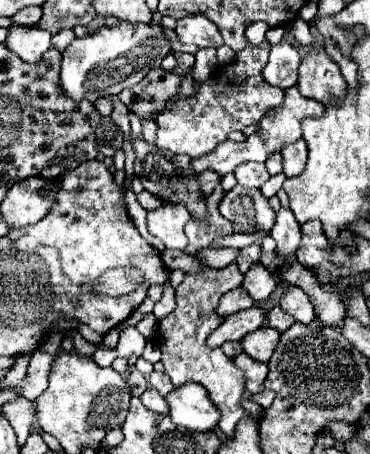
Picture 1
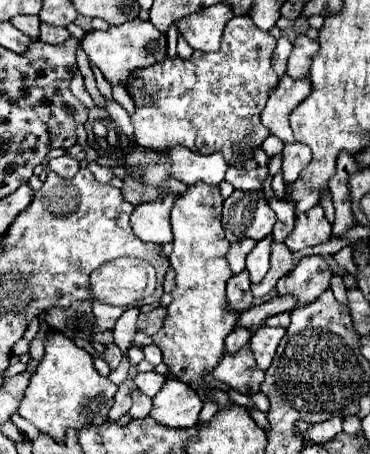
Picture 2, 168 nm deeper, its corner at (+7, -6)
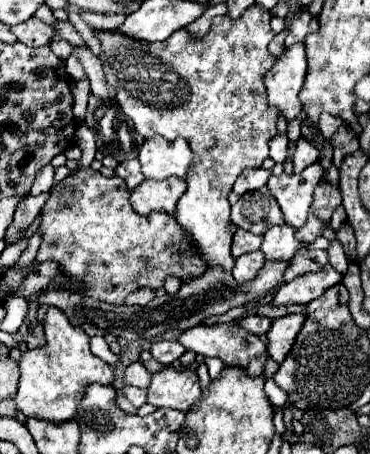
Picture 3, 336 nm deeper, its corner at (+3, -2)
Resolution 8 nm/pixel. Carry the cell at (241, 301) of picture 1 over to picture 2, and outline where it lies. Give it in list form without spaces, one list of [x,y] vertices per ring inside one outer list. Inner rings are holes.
[[[243,270],[241,274],[233,274],[227,280],[227,300],[229,308],[233,308],[235,312],[243,312],[253,306],[253,294],[247,270]]]

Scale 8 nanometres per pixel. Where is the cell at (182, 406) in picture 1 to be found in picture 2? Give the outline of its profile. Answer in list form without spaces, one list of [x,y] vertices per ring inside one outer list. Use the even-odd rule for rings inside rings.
[[[167,378],[163,388],[153,398],[151,418],[169,428],[191,428],[197,426],[201,408],[203,402],[189,384]]]

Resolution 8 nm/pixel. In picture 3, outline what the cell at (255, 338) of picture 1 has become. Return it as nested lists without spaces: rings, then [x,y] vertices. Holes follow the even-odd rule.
[[[287,314],[283,318],[273,320],[267,332],[267,354],[279,364],[291,350],[297,332],[301,330],[305,316],[303,314]]]

